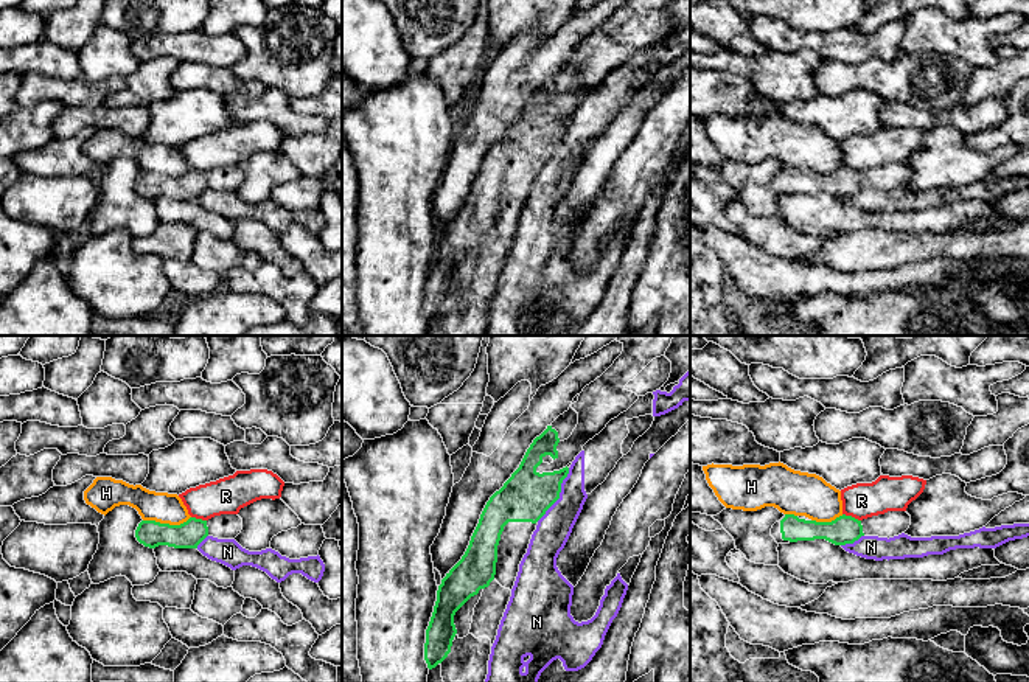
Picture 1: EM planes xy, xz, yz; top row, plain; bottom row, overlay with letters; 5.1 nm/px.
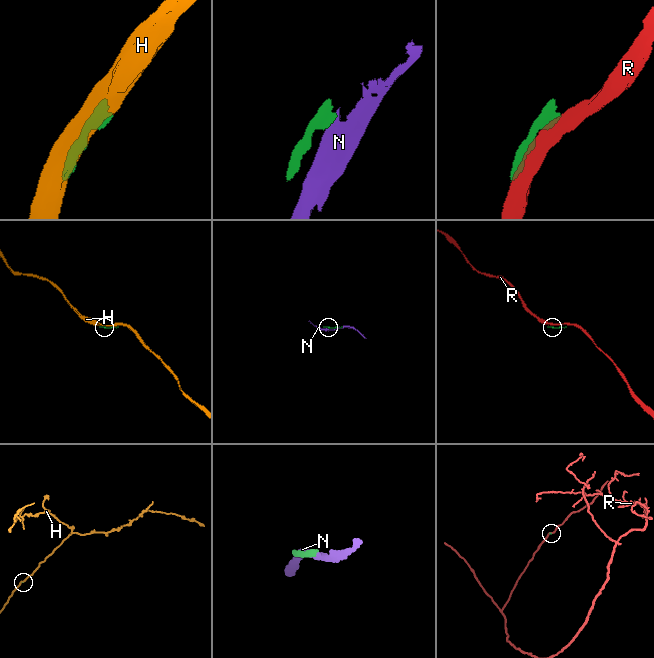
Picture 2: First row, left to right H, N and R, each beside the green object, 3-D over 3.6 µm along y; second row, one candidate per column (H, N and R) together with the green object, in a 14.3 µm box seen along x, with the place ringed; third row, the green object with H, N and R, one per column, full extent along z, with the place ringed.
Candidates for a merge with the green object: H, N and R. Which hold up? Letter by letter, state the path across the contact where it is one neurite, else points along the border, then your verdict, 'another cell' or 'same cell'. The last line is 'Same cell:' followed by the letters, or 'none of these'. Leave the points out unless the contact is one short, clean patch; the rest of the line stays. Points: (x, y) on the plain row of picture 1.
H: another cell
N: along xz (569, 120), (561, 135), (560, 149), (537, 173) | another cell
R: along yz (843, 165), (860, 173) | another cell
Same cell: none of these

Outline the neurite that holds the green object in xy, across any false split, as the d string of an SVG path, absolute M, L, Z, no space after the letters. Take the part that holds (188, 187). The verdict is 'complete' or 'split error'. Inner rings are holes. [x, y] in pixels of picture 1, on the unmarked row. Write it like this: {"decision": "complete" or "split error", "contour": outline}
{"decision": "split error", "contour": "M221 166L208 172L190 169L180 177L141 172L135 182L140 196L149 200L168 197L174 200L197 200L207 190L235 191L242 182L242 171L238 166Z"}

